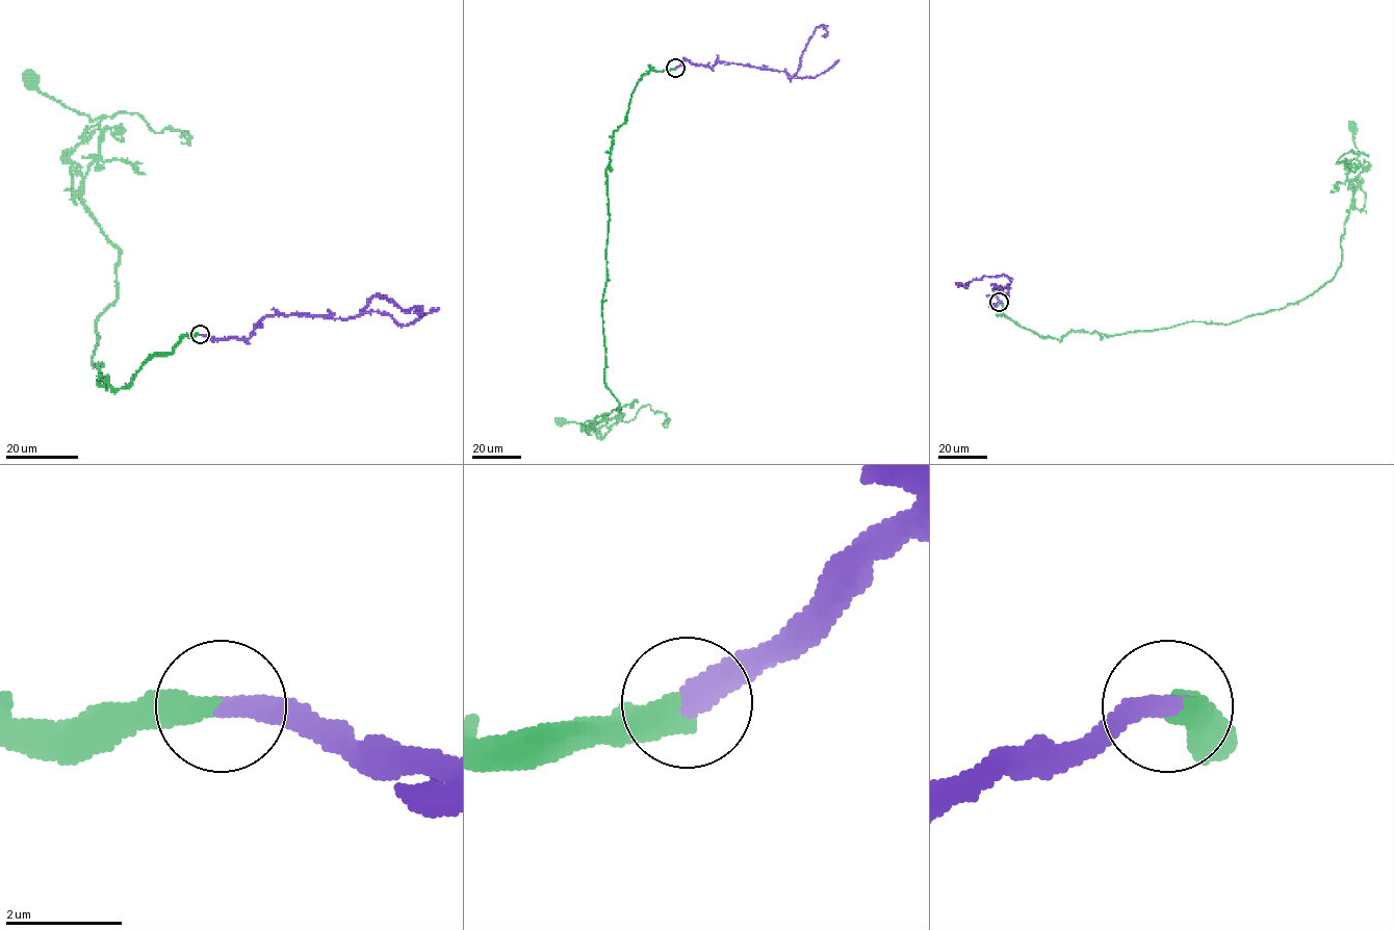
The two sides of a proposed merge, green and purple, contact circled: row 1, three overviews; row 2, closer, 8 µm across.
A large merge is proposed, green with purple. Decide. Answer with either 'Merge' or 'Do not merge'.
Merge

